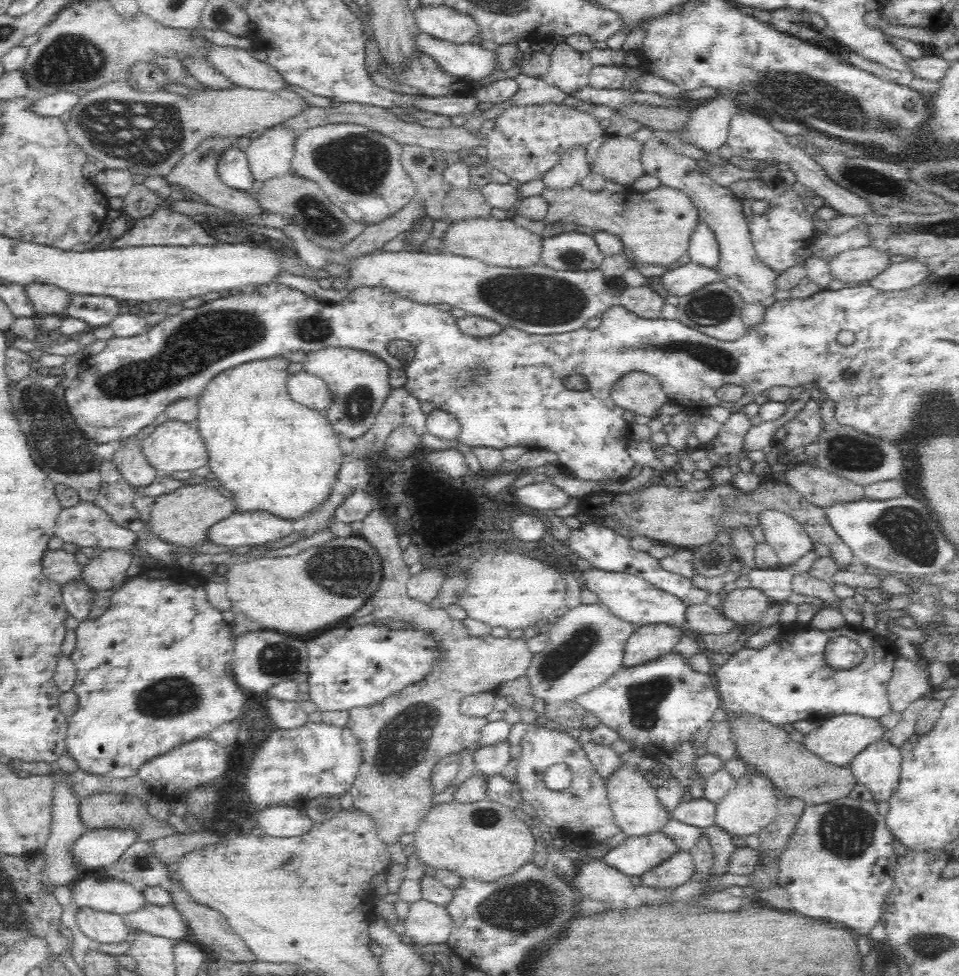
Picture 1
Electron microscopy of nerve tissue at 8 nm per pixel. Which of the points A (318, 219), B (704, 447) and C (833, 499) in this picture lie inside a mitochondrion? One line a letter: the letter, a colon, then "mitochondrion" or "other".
A: mitochondrion
B: other
C: other

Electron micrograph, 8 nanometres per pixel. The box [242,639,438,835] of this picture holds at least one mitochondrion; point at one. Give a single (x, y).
(276, 660)

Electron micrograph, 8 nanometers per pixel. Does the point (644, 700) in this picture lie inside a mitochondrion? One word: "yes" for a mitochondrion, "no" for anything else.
yes

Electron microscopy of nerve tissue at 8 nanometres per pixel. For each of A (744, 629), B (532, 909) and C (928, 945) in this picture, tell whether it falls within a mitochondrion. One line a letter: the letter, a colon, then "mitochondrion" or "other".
A: other
B: mitochondrion
C: mitochondrion

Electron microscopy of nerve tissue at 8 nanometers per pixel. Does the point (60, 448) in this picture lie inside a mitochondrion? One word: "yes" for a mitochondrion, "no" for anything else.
yes

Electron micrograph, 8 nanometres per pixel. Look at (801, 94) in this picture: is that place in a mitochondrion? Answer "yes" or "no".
yes

